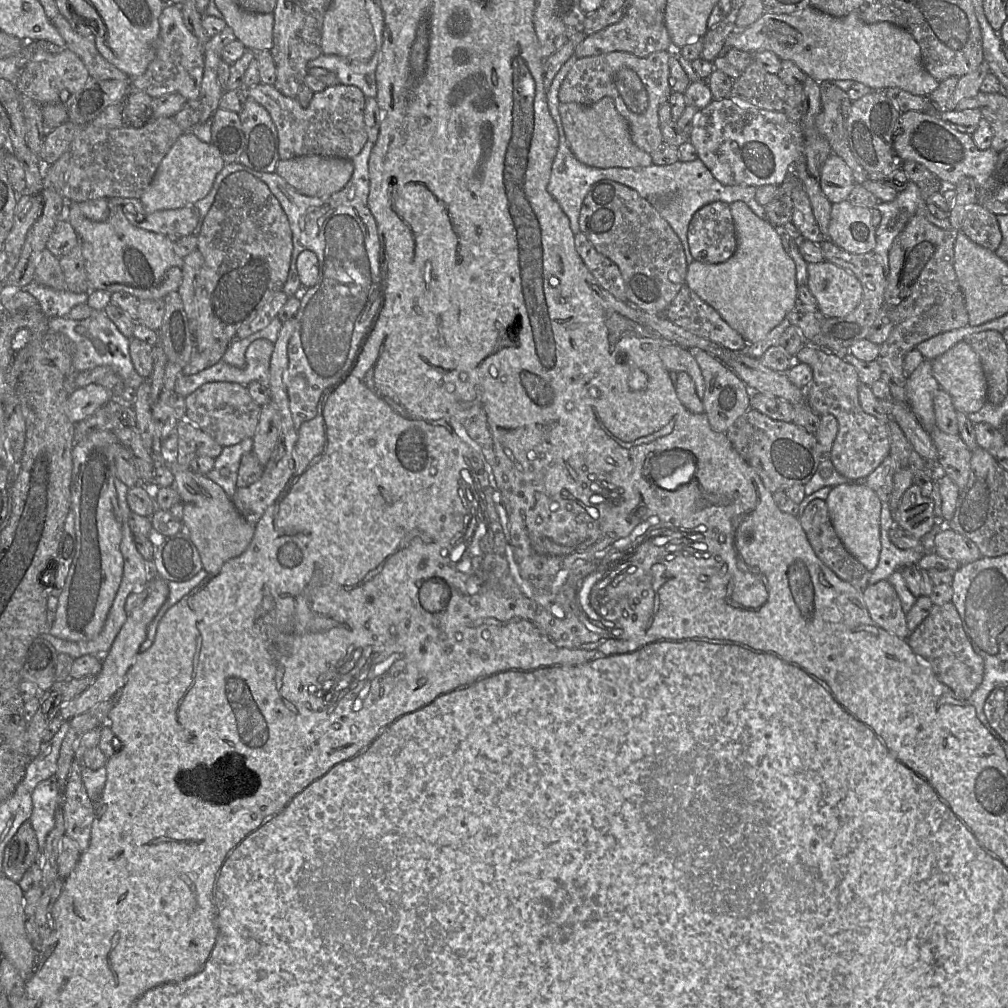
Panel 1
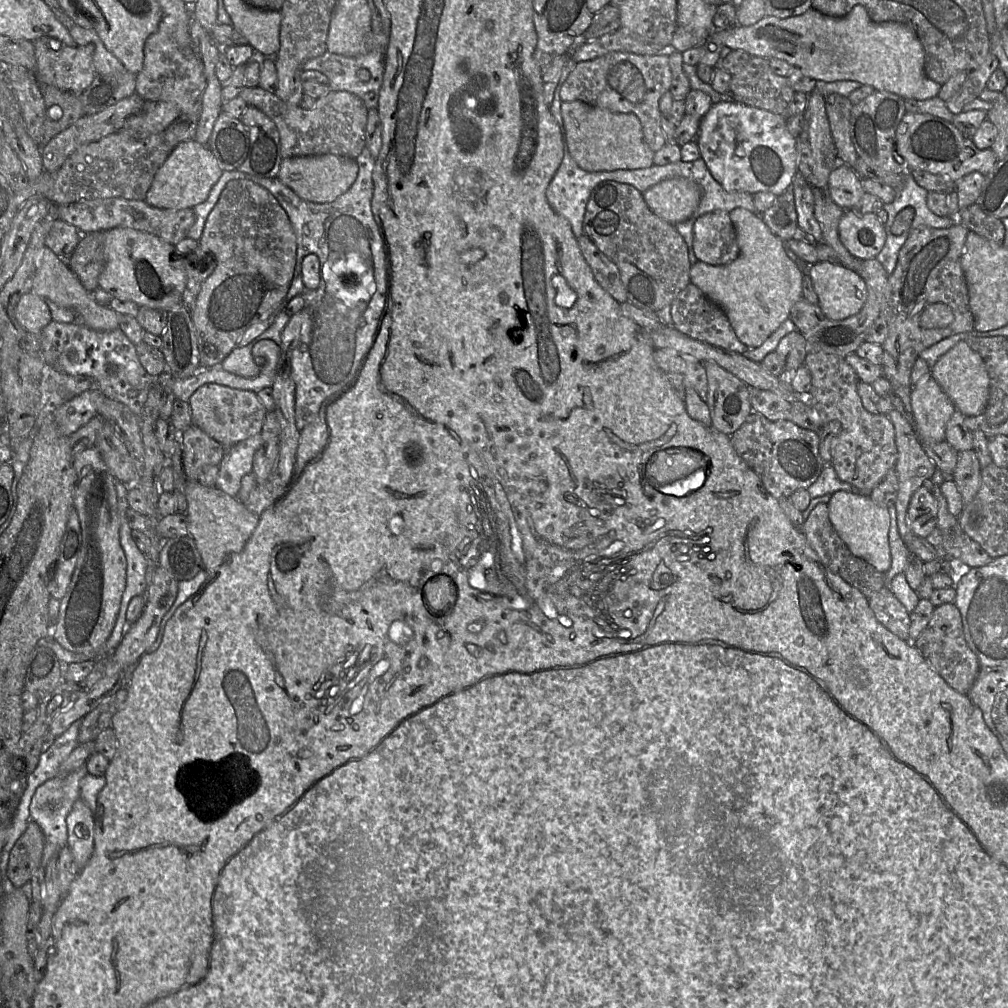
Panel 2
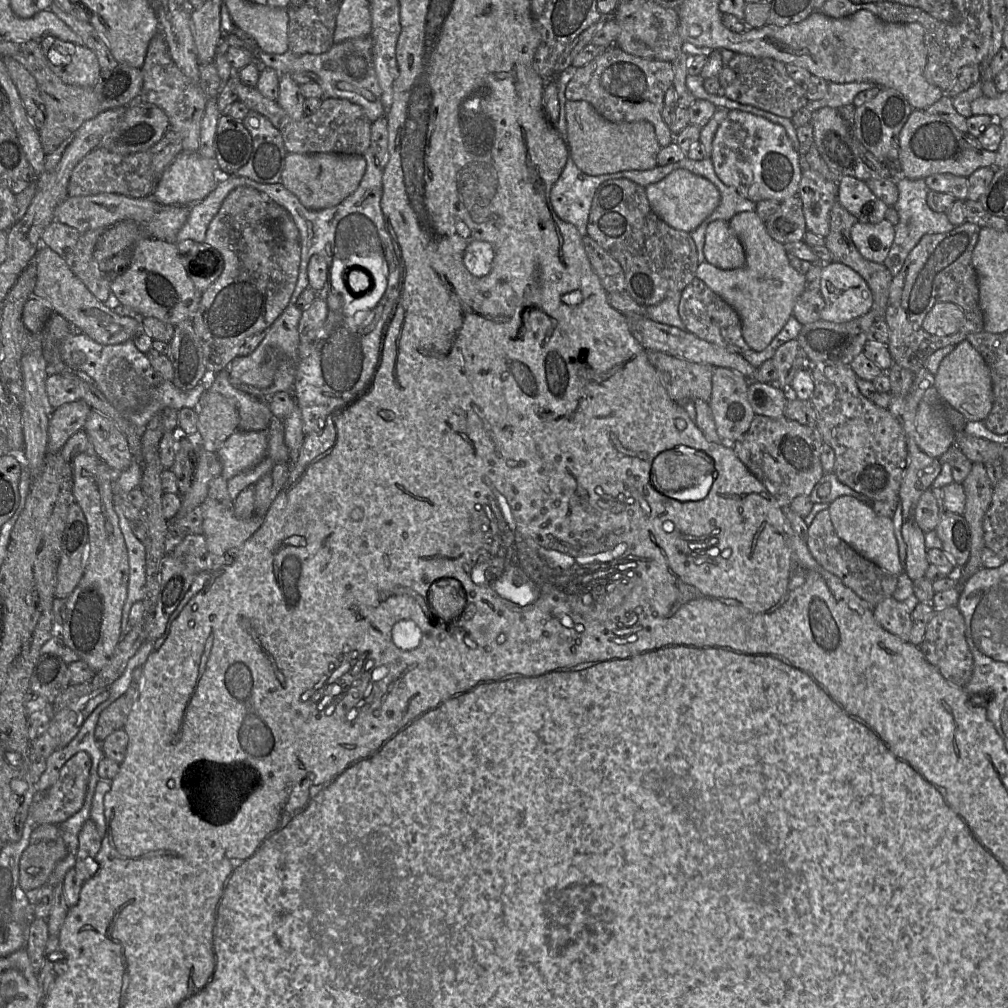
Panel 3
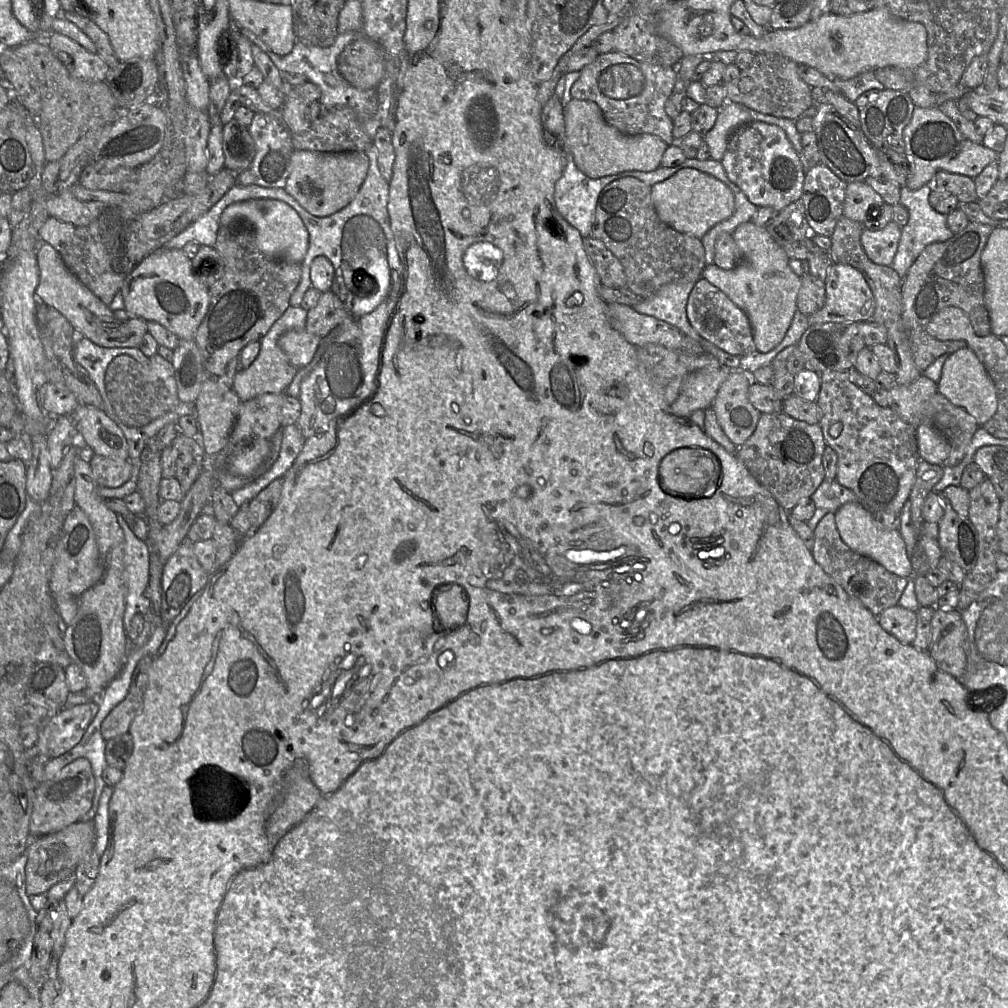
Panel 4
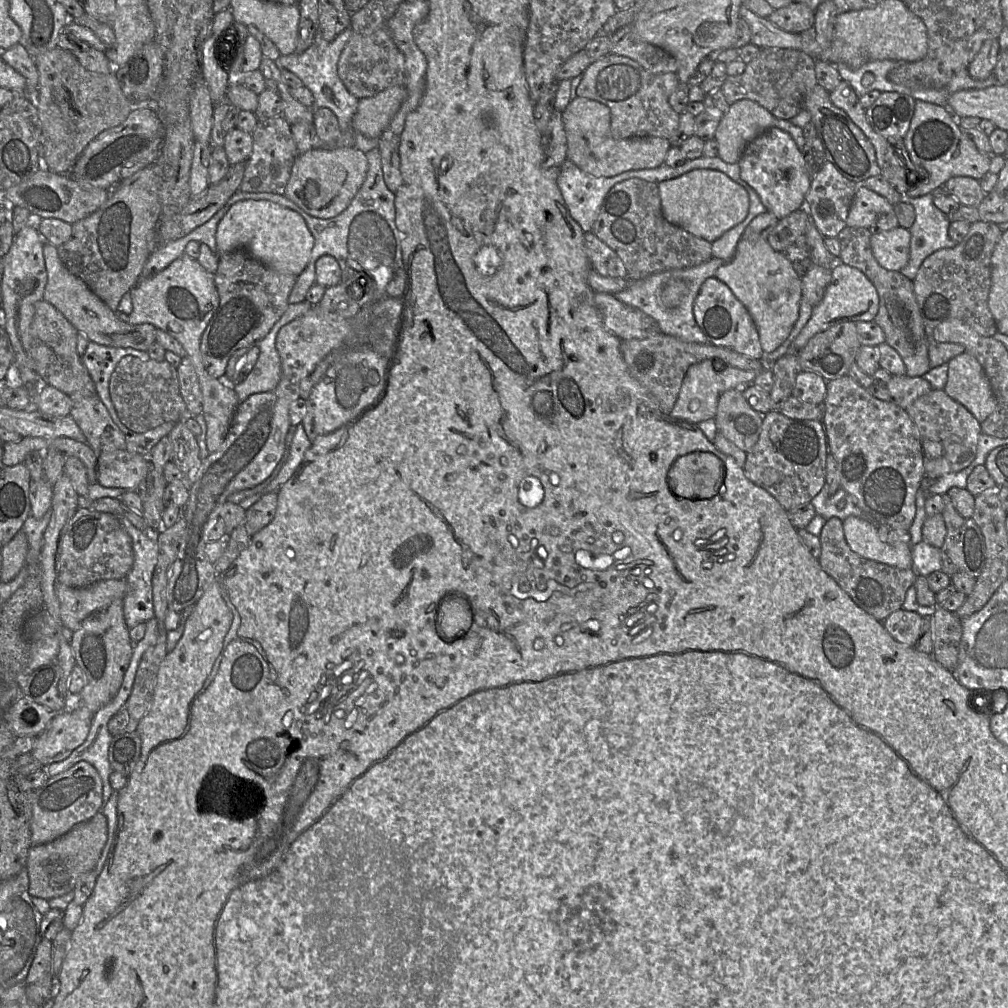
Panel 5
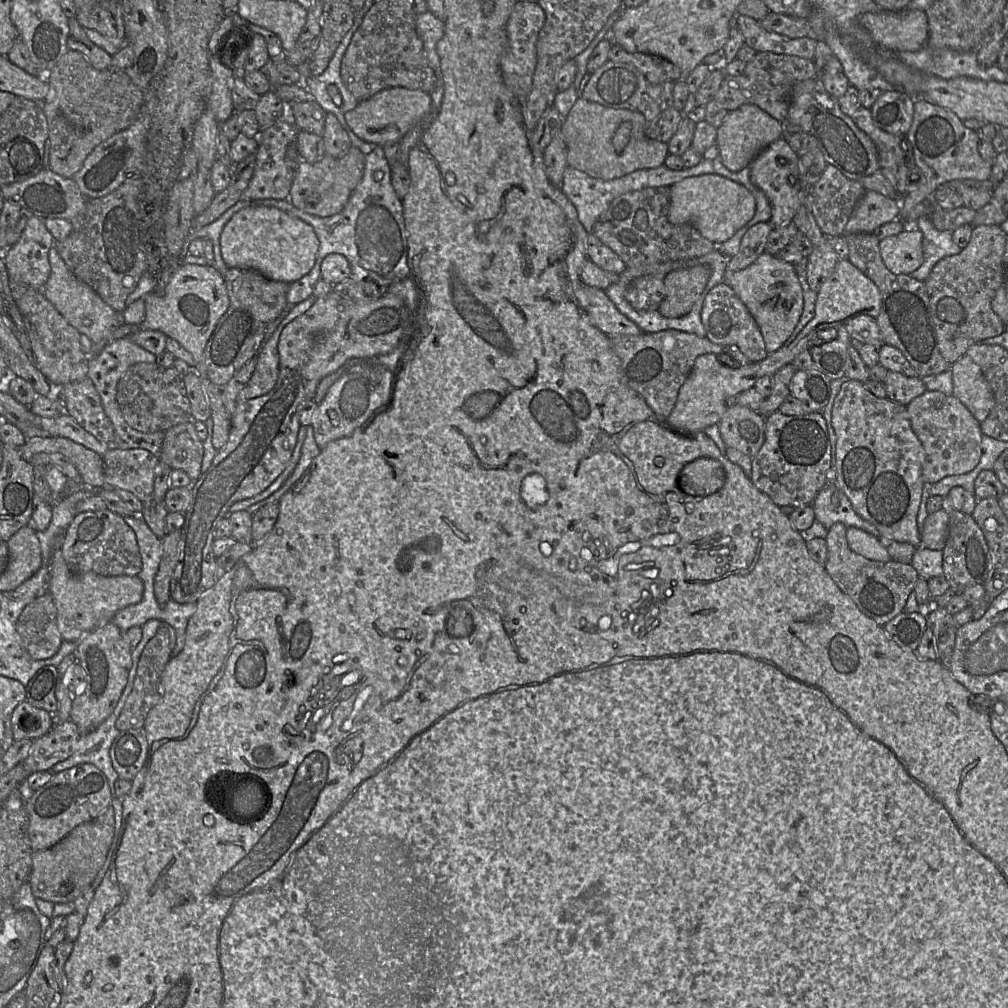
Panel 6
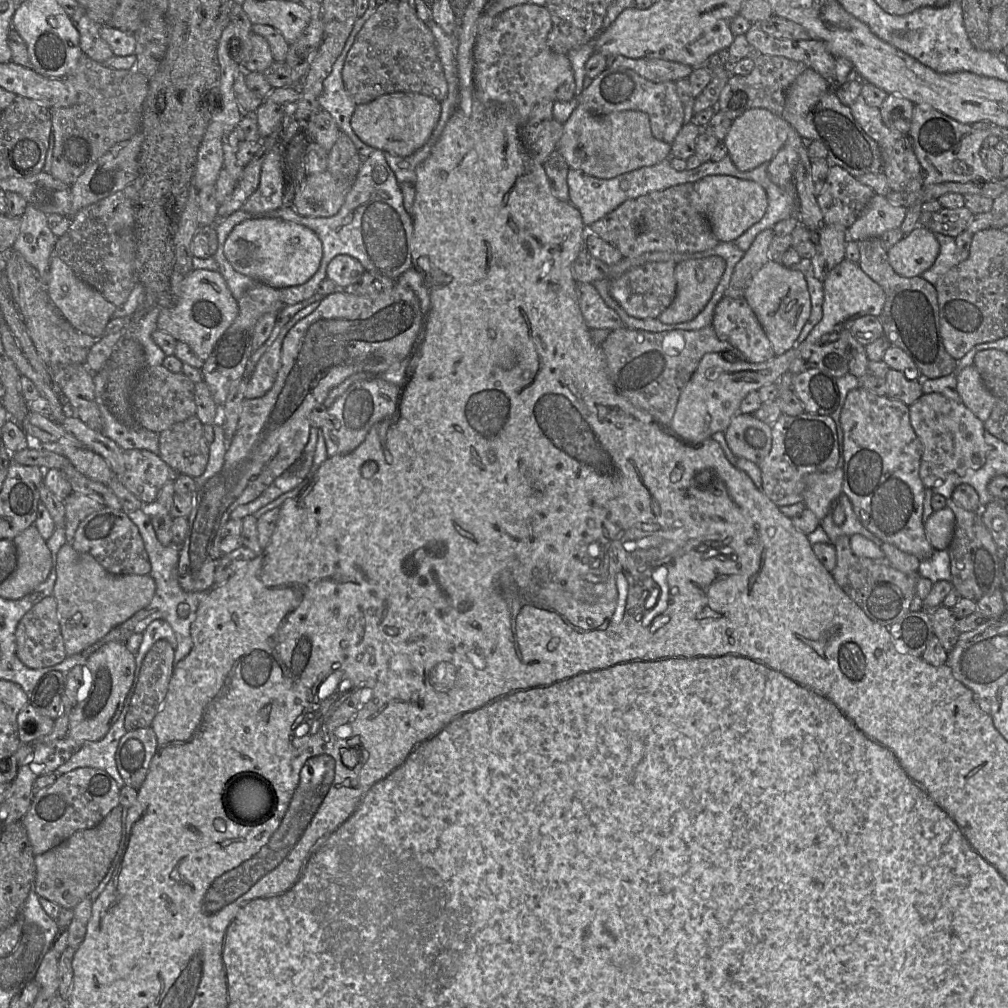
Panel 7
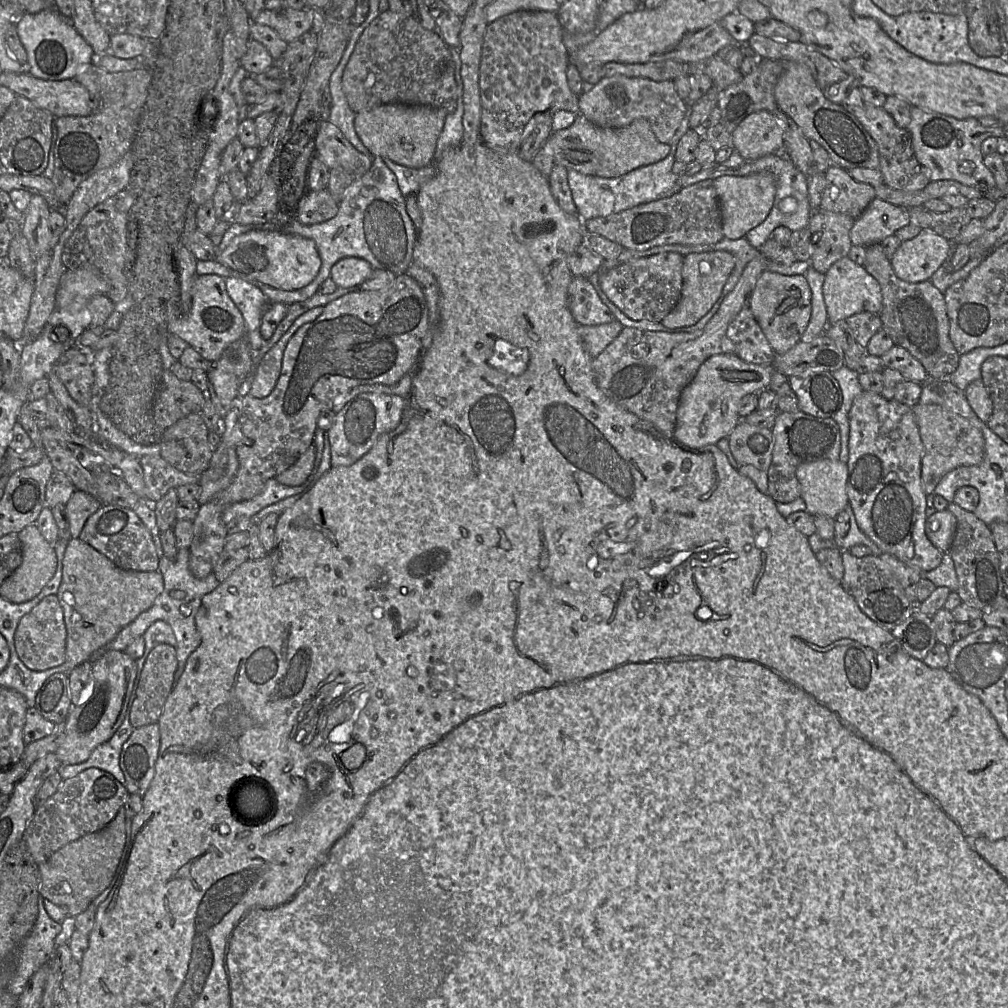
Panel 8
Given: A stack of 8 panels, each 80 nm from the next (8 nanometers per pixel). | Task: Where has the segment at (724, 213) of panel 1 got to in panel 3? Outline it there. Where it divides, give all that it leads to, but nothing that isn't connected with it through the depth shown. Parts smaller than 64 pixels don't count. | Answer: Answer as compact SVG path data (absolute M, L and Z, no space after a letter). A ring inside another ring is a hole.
M714 220L707 226L703 254L706 262L723 270L743 267L746 262L744 248L730 227L730 221L725 220Z

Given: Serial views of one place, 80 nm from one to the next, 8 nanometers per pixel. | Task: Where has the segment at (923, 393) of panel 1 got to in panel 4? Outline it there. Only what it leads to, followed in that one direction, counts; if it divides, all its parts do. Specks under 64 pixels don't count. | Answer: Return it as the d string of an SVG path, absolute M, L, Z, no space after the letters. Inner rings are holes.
M919 424L916 428L918 453L921 459L930 464L942 465L951 452L945 436L935 427Z

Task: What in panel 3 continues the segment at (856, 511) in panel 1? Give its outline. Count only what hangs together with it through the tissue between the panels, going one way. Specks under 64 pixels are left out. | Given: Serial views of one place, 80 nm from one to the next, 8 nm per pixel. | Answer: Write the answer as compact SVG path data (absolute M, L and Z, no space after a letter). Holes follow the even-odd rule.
M852 496L838 497L829 505L828 510L832 525L840 539L889 574L898 576L904 573L905 566L899 558L892 518L876 515L872 507Z

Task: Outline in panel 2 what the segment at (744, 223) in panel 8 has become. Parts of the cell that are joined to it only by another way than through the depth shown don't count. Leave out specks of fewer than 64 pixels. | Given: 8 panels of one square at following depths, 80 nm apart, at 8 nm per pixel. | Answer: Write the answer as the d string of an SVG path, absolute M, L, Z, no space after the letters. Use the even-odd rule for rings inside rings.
M682 177L663 180L643 193L643 199L652 212L672 225L690 219L700 200L698 184Z

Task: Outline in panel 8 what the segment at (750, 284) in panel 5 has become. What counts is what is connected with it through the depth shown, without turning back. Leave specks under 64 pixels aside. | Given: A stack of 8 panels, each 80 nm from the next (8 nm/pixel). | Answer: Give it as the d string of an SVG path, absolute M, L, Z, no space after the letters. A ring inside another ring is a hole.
M764 270L748 300L754 315L775 354L783 354L800 342L811 317L811 290L804 275L786 276Z

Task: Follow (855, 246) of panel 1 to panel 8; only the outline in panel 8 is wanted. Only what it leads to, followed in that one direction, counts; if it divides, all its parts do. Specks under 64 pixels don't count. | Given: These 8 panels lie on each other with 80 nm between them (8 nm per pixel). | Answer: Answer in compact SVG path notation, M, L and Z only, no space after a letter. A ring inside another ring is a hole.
M921 229L913 239L901 242L890 263L899 279L923 282L947 260L949 251L949 240L930 229Z

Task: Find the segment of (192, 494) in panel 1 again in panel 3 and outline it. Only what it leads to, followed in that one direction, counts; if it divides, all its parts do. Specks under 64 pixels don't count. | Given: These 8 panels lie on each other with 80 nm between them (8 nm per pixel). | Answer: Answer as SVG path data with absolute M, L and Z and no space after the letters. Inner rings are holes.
M208 497L199 509L203 518L209 570L226 565L232 553L259 529L264 519L256 514L239 519L234 515L233 505L223 505Z

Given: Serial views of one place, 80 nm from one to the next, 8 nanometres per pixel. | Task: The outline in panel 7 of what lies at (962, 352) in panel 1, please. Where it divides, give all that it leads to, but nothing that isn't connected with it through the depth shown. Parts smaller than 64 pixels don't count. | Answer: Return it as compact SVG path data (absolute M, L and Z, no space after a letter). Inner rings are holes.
M974 365L965 367L956 375L956 380L962 403L983 423L987 421L994 397L984 385L977 368Z

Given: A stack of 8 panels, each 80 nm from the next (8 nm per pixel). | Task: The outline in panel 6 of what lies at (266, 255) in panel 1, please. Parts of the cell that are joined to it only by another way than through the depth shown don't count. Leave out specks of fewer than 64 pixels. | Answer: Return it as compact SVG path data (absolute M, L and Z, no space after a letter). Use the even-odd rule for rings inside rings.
M229 267L224 275L229 306L217 322L205 346L207 375L215 385L224 387L237 372L235 362L245 342L260 327L265 327L288 310L289 283L274 281L258 271Z

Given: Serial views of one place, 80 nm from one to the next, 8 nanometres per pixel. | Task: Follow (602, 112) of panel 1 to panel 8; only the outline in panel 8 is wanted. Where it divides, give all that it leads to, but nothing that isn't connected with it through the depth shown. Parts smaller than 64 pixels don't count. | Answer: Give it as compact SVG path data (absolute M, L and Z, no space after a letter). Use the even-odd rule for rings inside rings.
M580 113L570 127L553 132L543 147L553 156L555 164L584 175L603 178L620 177L639 167L654 164L665 159L671 151L670 144L658 141L648 120L644 118L623 128L601 128Z

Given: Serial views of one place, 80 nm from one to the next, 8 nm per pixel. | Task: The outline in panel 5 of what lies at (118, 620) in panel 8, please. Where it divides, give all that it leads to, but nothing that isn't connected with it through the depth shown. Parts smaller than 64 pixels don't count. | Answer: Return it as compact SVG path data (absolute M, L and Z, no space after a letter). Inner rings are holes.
M109 579L80 588L55 581L54 588L61 624L71 633L91 614L107 608L116 599L123 599L128 586L125 579Z

